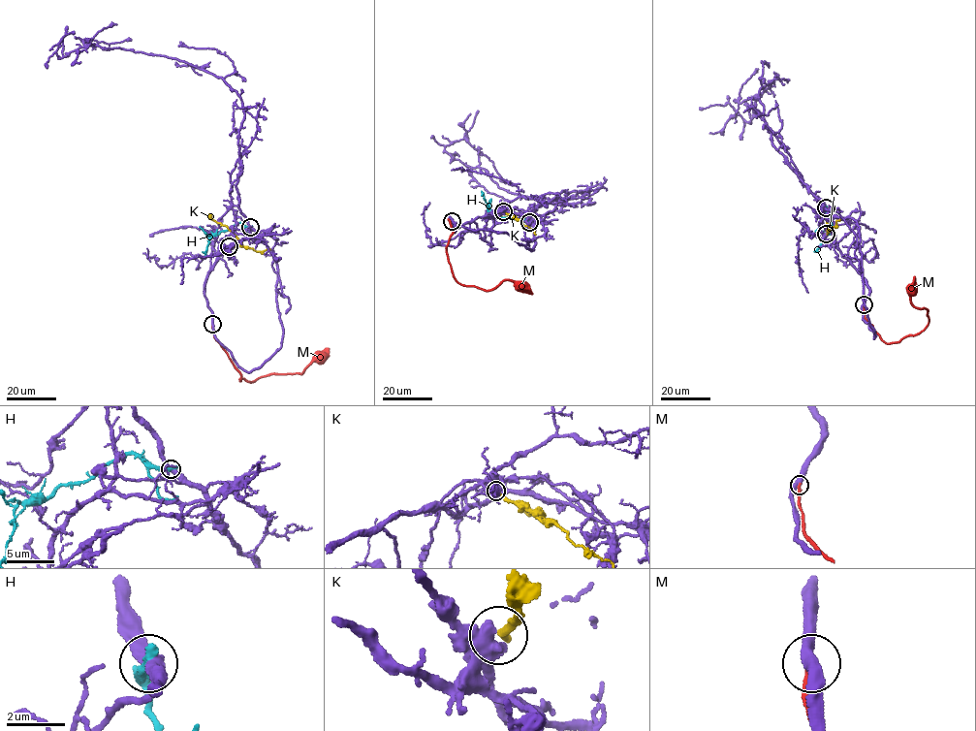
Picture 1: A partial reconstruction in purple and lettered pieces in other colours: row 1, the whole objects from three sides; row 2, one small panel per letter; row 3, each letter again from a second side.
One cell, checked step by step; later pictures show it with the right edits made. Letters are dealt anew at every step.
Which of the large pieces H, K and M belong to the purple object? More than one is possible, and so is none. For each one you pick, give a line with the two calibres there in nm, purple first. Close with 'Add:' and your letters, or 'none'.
M: calibres 400 and 280 nm
Add: M

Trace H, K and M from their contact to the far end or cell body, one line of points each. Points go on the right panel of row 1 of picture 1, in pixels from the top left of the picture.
H: (826, 207), (832, 225), (829, 233), (813, 251)
K: (826, 234), (825, 216), (829, 213), (824, 208)
M: (864, 304), (865, 318), (884, 341), (897, 342), (924, 331), (928, 310), (915, 307), (910, 298), (914, 276)

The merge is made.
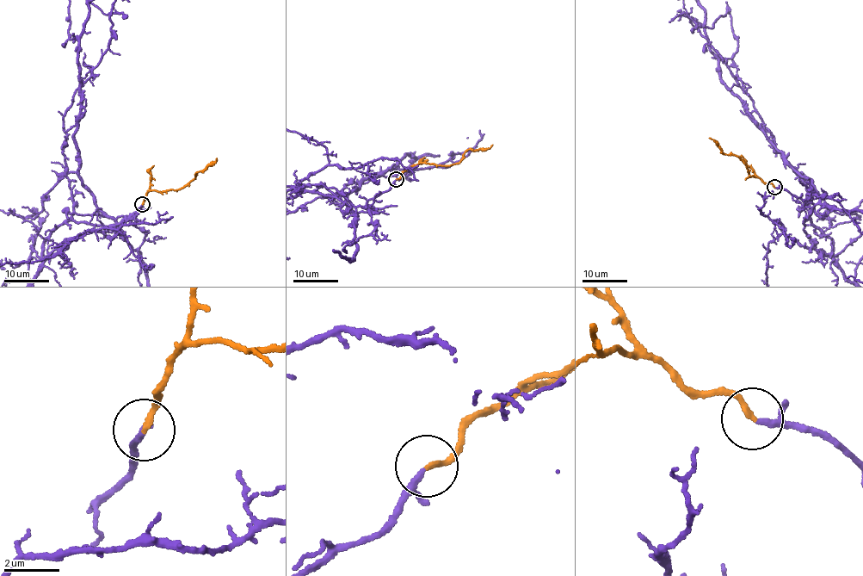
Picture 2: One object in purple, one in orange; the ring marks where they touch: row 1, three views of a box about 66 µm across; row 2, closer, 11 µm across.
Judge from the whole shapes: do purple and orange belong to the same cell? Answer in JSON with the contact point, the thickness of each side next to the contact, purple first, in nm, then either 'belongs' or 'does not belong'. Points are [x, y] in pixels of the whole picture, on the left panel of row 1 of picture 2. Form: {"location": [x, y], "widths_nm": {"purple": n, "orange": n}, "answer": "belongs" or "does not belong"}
{"location": [142, 204], "widths_nm": {"purple": 160, "orange": 200}, "answer": "belongs"}

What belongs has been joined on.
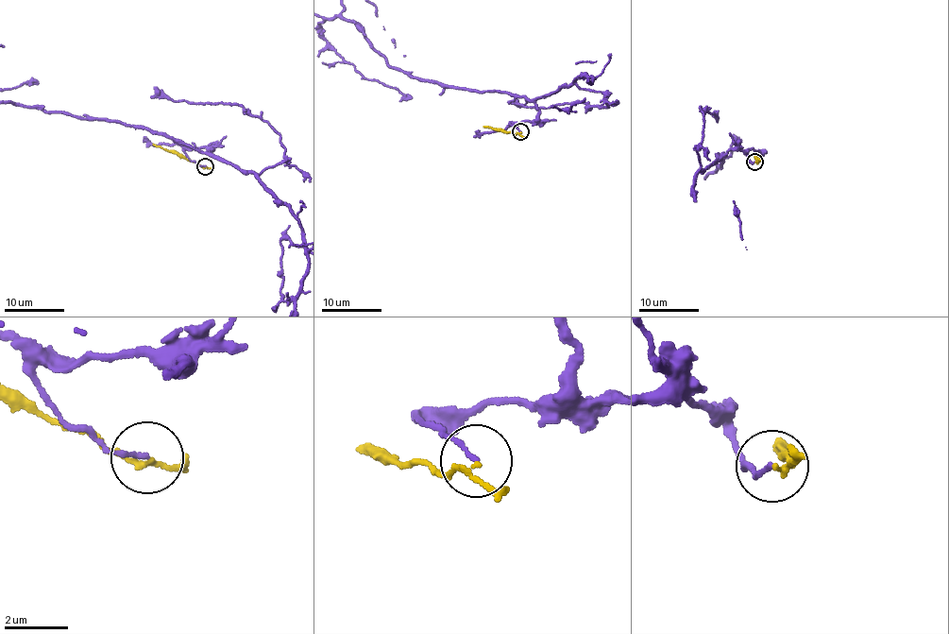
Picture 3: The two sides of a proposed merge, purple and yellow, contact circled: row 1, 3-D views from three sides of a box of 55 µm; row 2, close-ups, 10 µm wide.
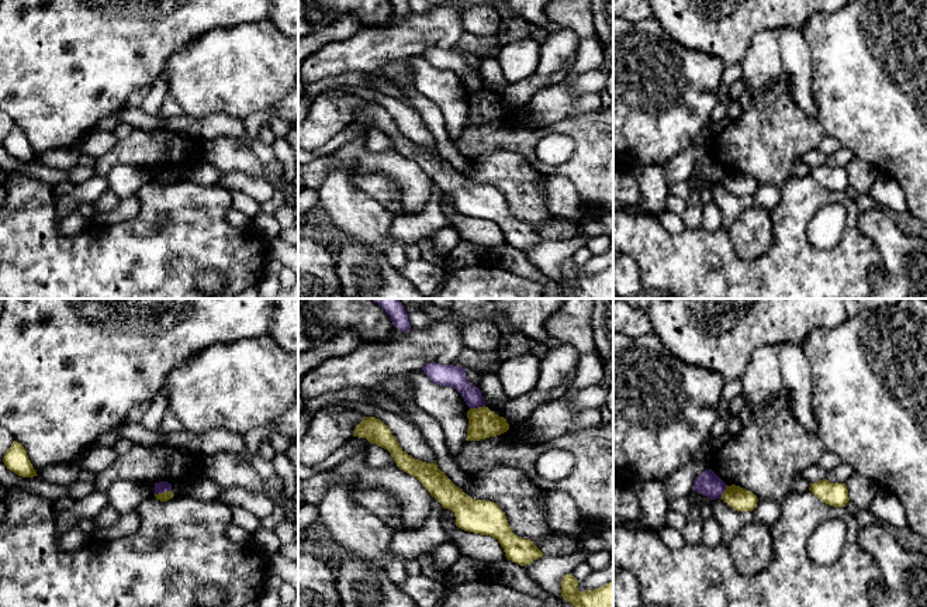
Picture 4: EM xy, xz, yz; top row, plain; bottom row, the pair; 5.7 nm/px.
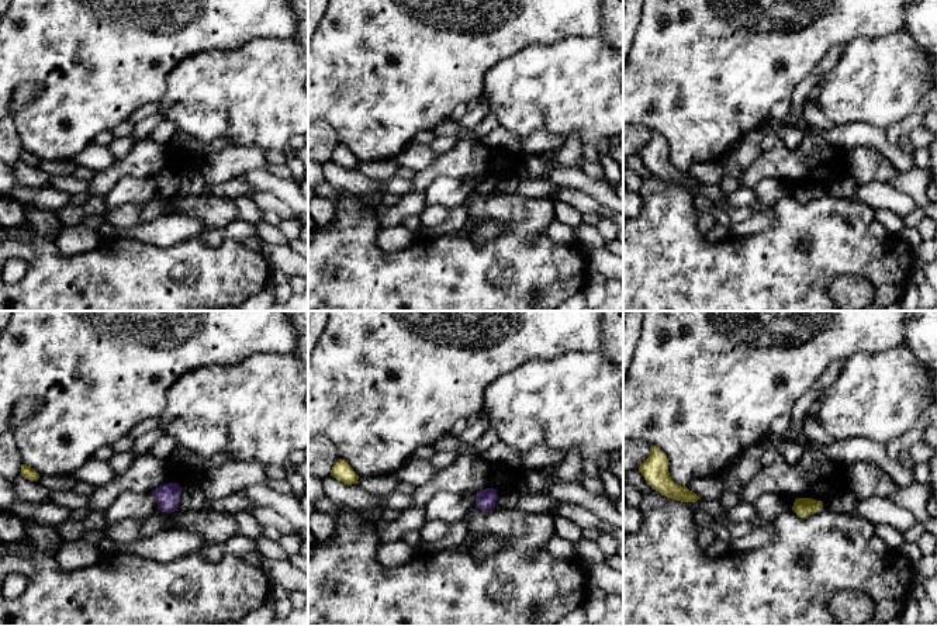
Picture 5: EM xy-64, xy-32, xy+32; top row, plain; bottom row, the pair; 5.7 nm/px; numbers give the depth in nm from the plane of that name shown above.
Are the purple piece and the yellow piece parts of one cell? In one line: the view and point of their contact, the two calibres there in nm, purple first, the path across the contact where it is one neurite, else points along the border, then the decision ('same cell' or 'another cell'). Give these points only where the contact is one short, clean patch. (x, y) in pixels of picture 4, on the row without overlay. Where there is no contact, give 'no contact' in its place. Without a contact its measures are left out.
meets purple in xy at (162, 176); 60 nm thick on the purple side, 50 nm on the other; border along xy (170, 173), (155, 179); another cell

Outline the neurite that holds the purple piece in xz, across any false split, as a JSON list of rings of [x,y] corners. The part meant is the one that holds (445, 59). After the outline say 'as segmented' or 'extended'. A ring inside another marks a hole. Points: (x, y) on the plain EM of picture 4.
[[[436,46],[422,52],[433,68],[456,73],[470,93],[484,92],[485,86],[478,72],[473,70],[467,61],[466,52],[439,49]]]; as segmented

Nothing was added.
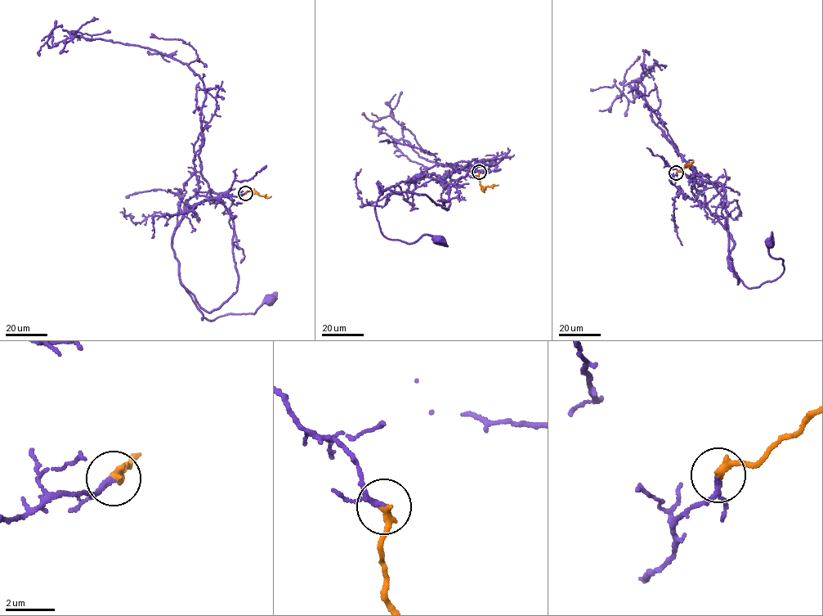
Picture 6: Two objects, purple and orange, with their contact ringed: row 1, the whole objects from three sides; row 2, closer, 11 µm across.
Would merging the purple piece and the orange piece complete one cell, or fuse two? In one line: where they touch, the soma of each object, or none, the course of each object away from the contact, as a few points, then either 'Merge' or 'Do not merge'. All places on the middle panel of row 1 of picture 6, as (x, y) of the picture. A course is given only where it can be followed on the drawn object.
Place: (479, 172). Soma of purple: (438, 240). Soma of orange: none. Course of purple: (478, 171), (463, 161), (436, 164), (382, 194), (376, 182), (381, 233), (409, 243), (424, 235), (438, 240). Course of orange: (478, 172), (482, 191), (486, 186), (498, 185). Merge

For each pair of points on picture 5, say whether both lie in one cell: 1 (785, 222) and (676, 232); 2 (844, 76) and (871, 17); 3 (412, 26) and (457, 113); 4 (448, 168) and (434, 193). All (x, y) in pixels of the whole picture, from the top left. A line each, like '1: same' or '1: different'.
1: same
2: different
3: different
4: different

